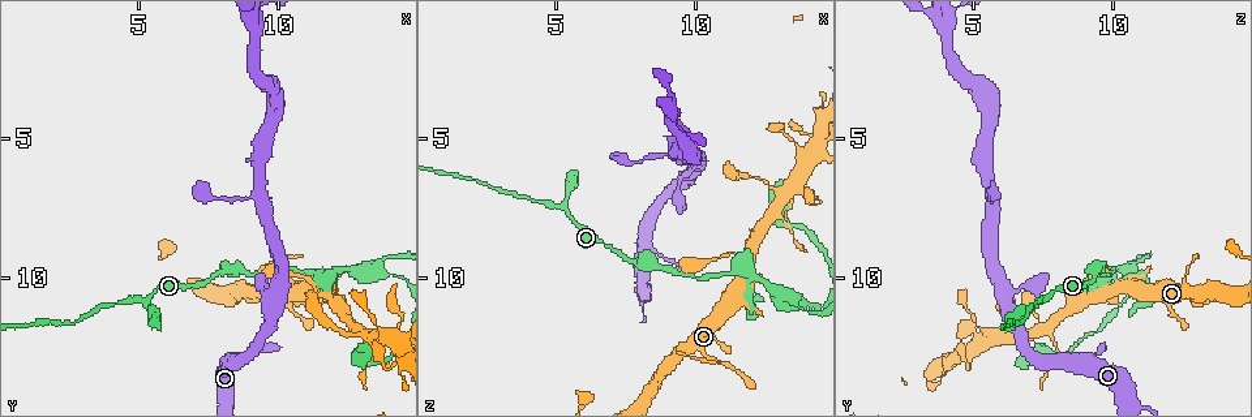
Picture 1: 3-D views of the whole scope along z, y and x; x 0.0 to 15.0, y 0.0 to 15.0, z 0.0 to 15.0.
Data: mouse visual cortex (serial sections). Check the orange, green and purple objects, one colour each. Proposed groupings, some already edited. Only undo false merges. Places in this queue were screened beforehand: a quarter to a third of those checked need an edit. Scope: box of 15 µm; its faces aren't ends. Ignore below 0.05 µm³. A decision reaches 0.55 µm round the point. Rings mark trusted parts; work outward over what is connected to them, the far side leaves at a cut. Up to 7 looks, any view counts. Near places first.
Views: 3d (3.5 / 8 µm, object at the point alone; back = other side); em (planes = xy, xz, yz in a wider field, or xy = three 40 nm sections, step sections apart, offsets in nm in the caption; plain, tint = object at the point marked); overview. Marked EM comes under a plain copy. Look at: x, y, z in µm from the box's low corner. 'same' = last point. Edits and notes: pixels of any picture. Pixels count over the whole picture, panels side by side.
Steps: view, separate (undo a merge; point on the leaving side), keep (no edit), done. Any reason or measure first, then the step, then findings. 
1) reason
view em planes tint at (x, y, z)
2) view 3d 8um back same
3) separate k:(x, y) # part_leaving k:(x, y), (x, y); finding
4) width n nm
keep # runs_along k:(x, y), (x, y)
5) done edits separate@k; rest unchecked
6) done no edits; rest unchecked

view 3d 8um at (5.2, 10.9, 7.5)

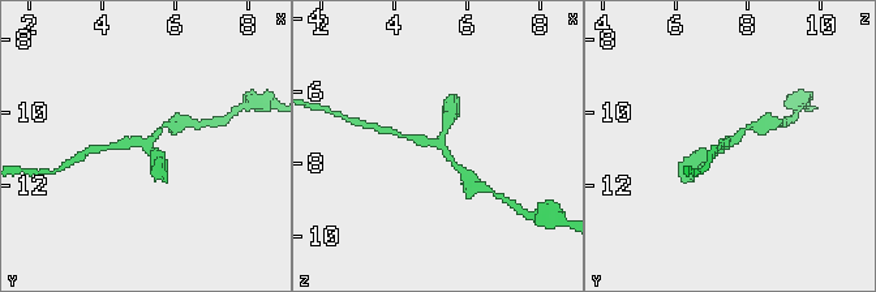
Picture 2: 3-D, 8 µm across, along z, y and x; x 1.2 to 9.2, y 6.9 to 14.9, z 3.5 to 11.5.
view 3d 3.5um at (5.3, 10.8, 7.5)

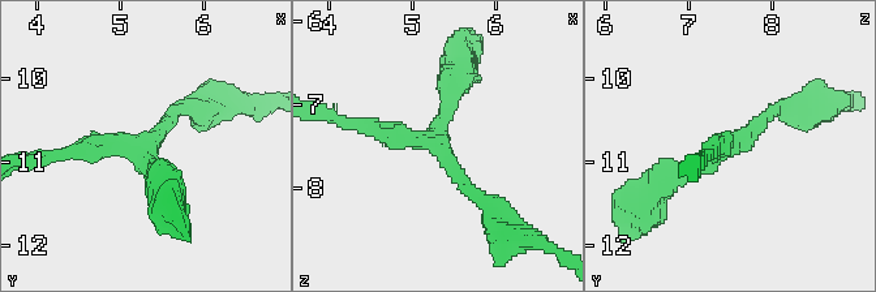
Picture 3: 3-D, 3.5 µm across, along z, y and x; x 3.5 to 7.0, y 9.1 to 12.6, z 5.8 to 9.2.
arms 3; arm_widths 200, 250, 250 nm; now the EM
view em xy step 1 tint at (5.25, 10.80, 7.45)

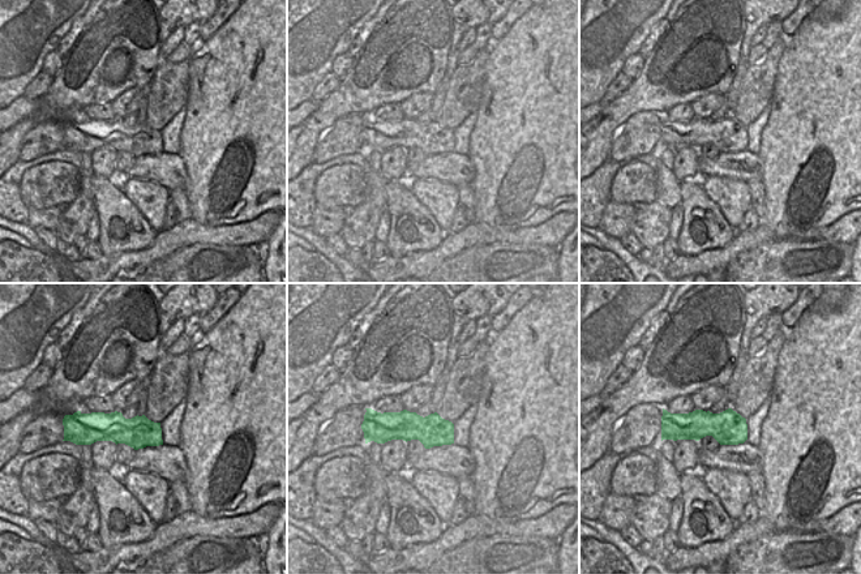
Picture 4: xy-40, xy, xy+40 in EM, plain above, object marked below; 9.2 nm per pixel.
width 280 nm
keep # runs_along 3:(482, 198), (434, 142), (350, 125); all the same cell

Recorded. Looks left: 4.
sharp bend
view 3d 3.5um at (13.3, 12.1, 6.9)

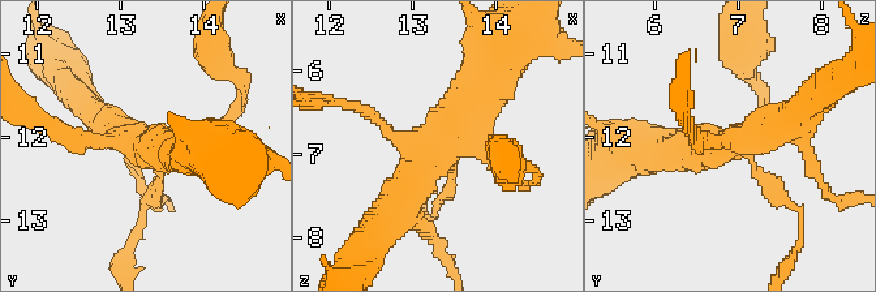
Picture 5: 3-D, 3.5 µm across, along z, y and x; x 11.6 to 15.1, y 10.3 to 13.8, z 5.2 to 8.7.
need the tissue
view em xy step 5 tint at (13.25, 12.10, 6.95)

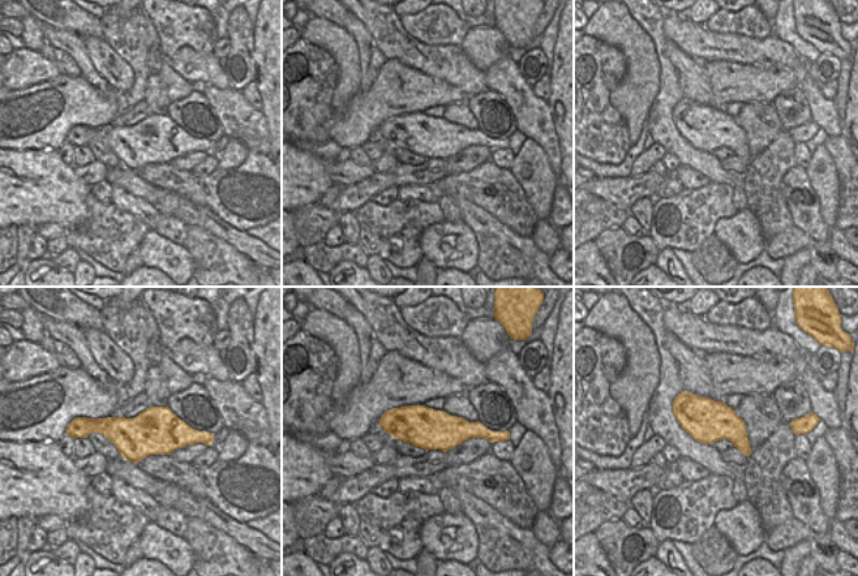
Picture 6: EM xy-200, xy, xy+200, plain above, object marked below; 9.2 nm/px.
keep # runs_along 5:(383, 213), (484, 82); one cell here

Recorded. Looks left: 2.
small branch off a trunk
view 3d 3.5um at (14.4, 12.7, 4.9)

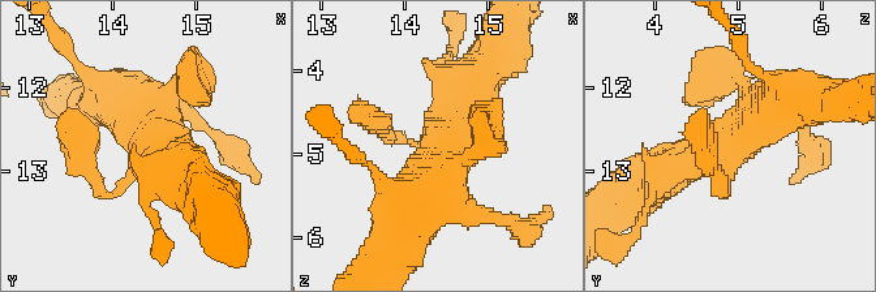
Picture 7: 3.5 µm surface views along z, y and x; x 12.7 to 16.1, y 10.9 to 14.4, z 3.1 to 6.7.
arms 4; arm_widths 100, 200, 500, 700 nm; now the EM
view em xy step 3 tint at (14.35, 12.80, 4.90)

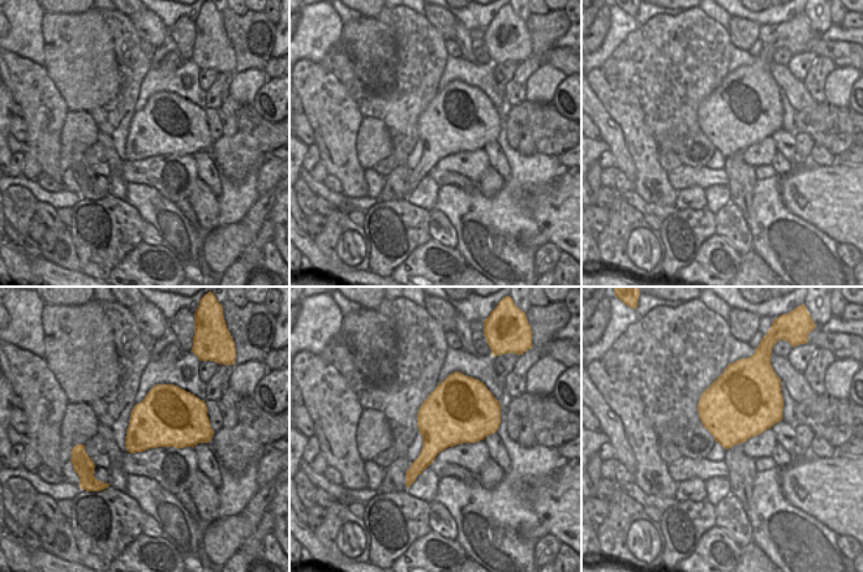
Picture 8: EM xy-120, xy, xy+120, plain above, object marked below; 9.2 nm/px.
keep # one cell here

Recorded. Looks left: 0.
done no edits; rest unchecked

